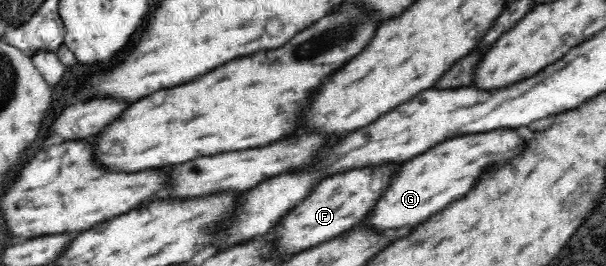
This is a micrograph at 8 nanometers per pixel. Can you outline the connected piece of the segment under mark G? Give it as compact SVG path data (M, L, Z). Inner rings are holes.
M500 128L484 134L460 135L433 146L406 164L401 163L389 178L388 188L378 197L378 202L370 208L360 226L376 234L384 234L388 230L412 228L418 222L424 222L430 214L444 210L452 200L464 196L482 174L484 166L508 160L512 154L520 152L522 144L524 142L518 134L510 134Z

